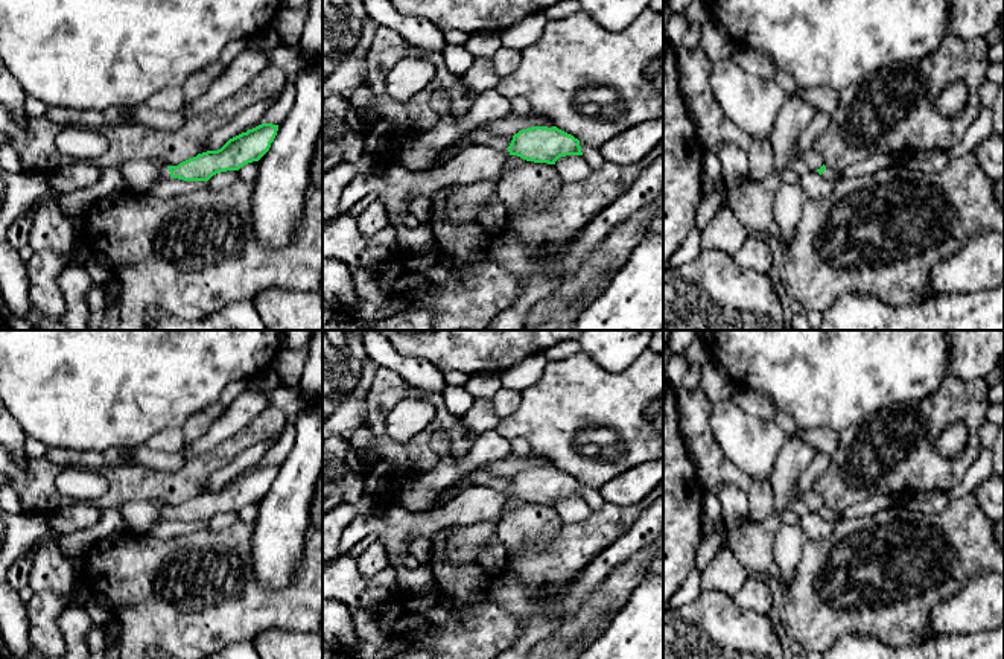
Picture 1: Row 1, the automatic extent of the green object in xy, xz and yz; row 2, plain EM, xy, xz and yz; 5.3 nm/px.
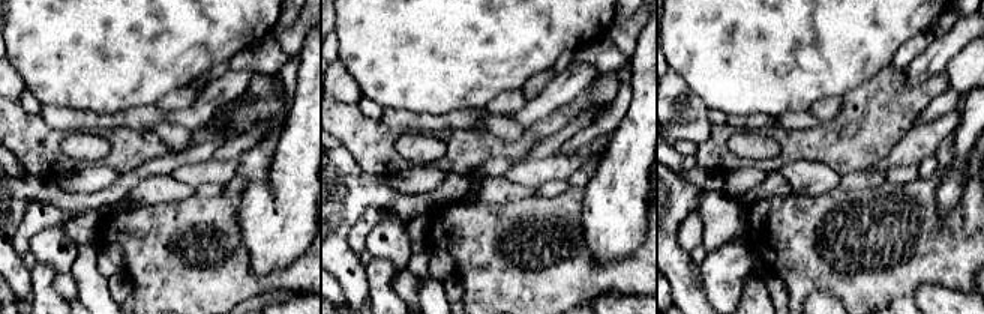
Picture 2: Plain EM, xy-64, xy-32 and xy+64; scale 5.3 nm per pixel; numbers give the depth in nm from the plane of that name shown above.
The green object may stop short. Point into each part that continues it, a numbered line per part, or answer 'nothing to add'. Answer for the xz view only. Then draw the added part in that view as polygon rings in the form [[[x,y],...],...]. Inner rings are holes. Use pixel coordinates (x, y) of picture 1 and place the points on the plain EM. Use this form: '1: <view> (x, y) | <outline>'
1: xz (475, 504) | [[[475,484],[456,493],[441,508],[412,513],[397,505],[388,508],[383,517],[374,521],[370,517],[357,517],[344,528],[339,540],[339,552],[350,552],[357,542],[373,531],[379,534],[389,563],[399,568],[403,566],[403,560],[408,556],[408,543],[411,539],[431,539],[434,533],[443,527],[499,521],[508,498],[508,490],[493,490]]]

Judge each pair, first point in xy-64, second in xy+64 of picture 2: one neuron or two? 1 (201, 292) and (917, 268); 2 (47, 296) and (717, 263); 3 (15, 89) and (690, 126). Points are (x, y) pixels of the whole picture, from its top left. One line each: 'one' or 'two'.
1: one
2: one
3: one

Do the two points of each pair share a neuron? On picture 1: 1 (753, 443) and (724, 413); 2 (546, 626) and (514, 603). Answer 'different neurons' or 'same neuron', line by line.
1: same neuron
2: same neuron

